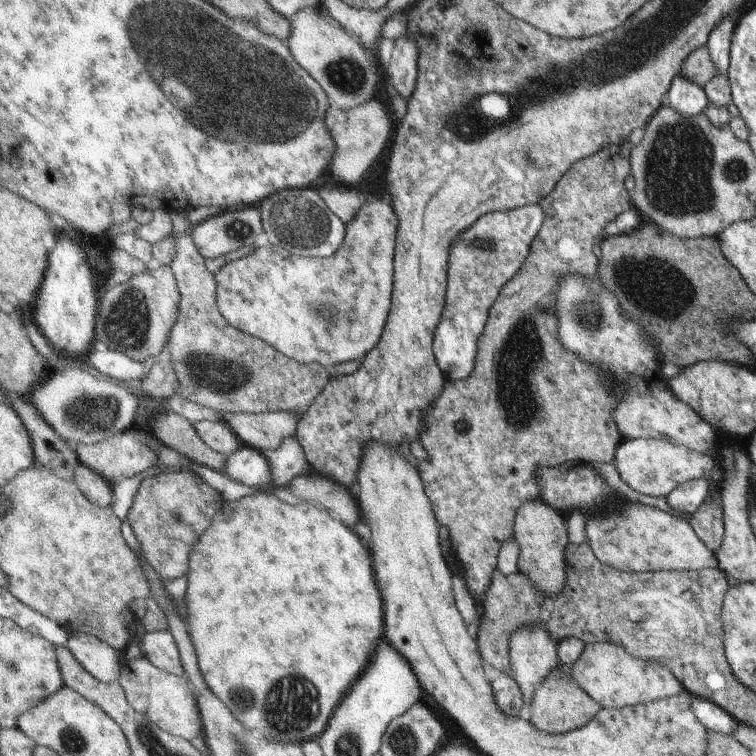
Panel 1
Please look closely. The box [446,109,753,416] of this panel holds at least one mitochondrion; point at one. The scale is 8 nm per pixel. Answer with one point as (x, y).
(653, 287)

